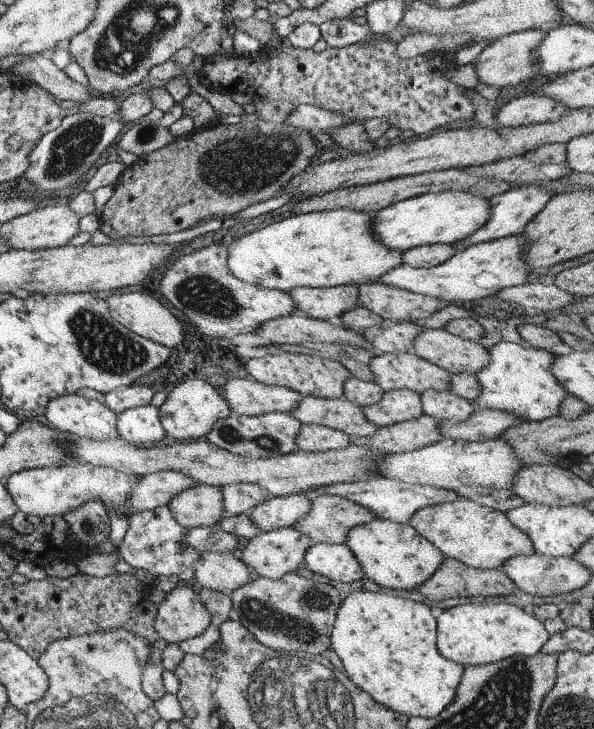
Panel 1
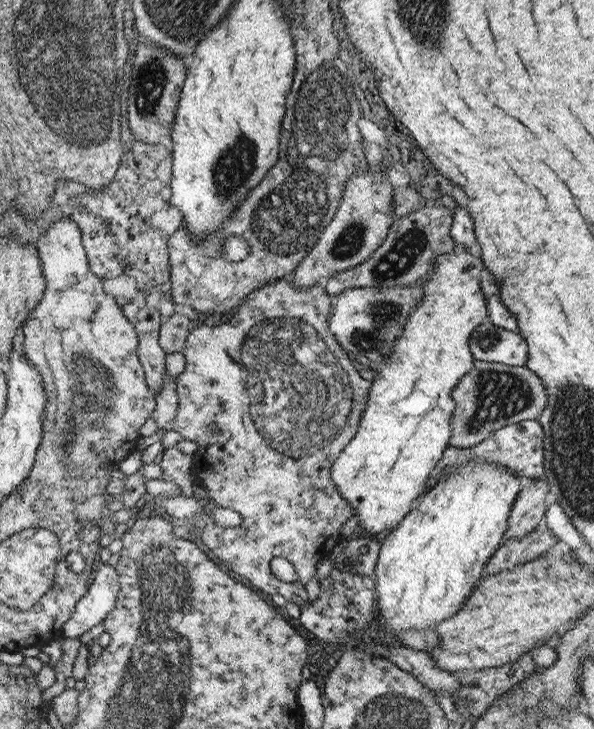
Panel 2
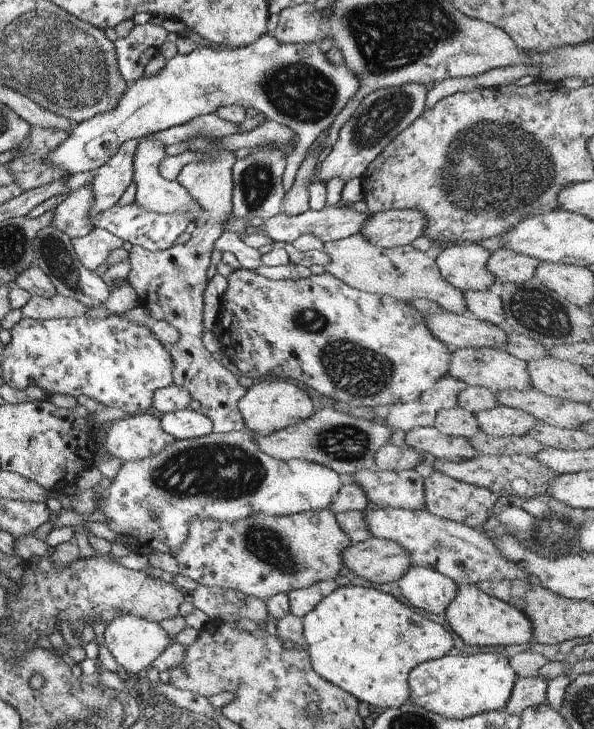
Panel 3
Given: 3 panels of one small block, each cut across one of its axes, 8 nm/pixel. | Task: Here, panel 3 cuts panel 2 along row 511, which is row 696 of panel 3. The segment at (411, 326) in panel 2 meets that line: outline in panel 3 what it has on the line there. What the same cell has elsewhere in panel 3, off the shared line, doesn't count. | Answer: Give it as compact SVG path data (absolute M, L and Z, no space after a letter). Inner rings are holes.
M356 585L338 587L320 600L316 608L305 614L302 622L302 638L307 644L313 669L324 680L349 692L360 702L369 704L375 712L382 708L398 708L406 704L410 699L408 686L410 671L424 661L448 655L454 646L454 638L442 625L422 616L412 606L406 606L392 594L373 587Z

